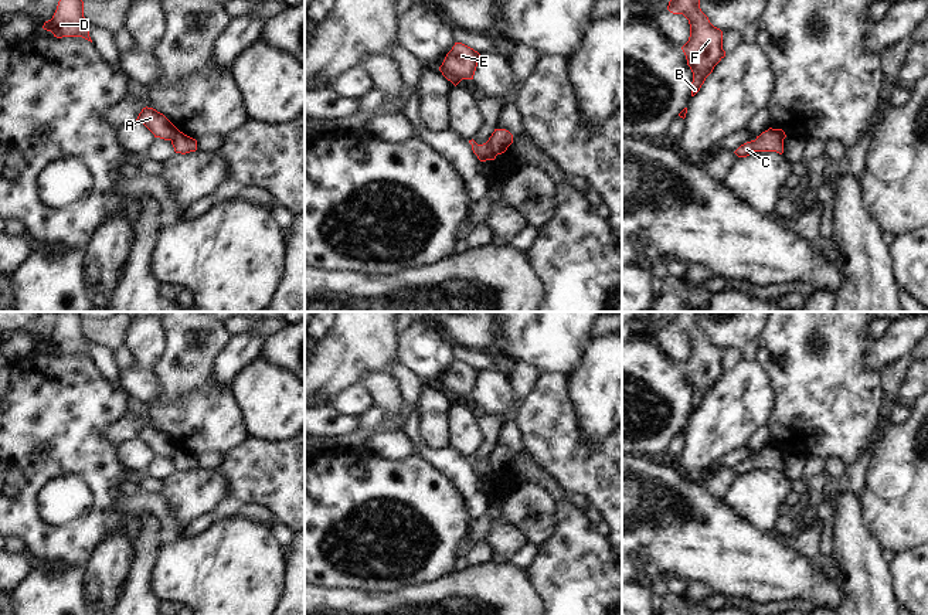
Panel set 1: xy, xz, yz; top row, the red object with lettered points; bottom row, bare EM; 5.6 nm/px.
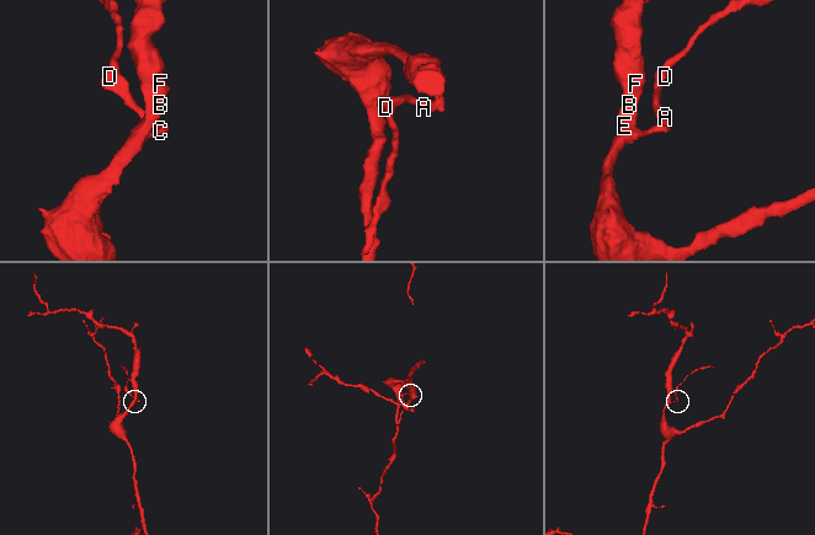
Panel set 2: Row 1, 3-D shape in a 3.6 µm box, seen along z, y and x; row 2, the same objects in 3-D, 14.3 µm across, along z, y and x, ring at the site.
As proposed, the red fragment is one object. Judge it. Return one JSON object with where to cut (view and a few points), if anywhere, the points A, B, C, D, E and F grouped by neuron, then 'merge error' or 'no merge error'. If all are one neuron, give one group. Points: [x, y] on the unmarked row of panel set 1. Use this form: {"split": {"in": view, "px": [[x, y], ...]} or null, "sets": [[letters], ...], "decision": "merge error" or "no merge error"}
{"split": {"in": "xz", "px": [[488, 458], [496, 472]]}, "sets": [["A", "D"], ["B", "C", "E", "F"]], "decision": "merge error"}

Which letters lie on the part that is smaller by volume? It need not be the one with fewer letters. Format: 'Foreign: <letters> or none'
Foreign: A, D

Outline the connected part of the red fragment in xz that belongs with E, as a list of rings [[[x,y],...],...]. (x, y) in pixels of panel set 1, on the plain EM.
[[[455,360],[439,388],[456,404],[462,397],[473,397],[479,377],[480,371],[477,368],[462,360]]]

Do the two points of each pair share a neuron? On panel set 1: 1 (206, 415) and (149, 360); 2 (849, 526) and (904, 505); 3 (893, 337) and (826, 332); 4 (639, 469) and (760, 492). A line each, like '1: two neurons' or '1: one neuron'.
1: two neurons
2: two neurons
3: two neurons
4: two neurons

